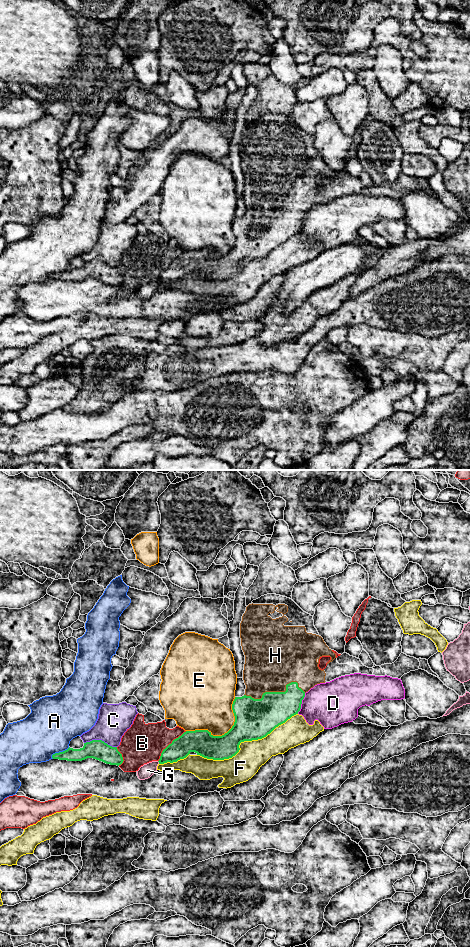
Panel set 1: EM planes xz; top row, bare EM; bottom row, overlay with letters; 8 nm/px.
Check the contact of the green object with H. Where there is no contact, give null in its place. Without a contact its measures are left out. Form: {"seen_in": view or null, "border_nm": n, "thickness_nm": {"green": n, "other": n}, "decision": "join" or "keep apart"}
{"seen_in": "xz", "border_nm": 500, "thickness_nm": {"green": 300, "other": 440}, "decision": "join"}

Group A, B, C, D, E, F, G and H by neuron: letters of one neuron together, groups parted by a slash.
A / B / C / D / E / F / G / H

